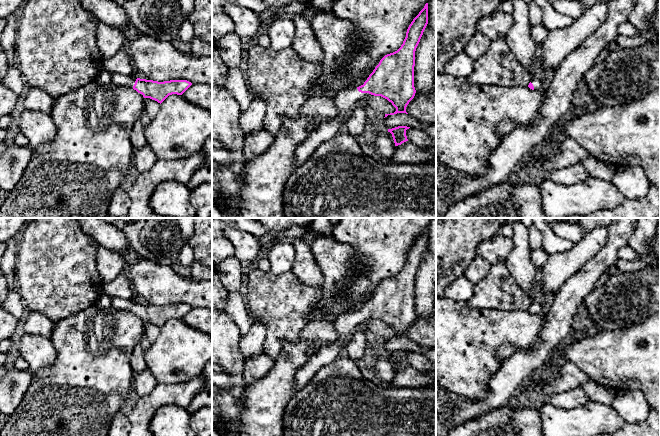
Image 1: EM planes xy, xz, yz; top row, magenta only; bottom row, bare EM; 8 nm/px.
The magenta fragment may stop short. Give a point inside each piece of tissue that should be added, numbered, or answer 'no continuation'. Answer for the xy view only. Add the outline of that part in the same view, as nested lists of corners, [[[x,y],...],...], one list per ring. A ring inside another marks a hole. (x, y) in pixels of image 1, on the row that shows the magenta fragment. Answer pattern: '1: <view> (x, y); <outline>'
1: xy (118, 79); [[[111,73],[112,83],[119,86],[126,86],[133,88],[137,78],[134,78],[132,75],[122,75],[118,73]]]

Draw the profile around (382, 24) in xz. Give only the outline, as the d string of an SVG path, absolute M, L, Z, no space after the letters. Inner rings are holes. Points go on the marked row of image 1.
M336 0L333 3L333 15L351 22L360 35L357 43L368 45L368 55L372 60L367 71L367 75L370 75L385 55L401 47L409 25L428 2L429 0Z

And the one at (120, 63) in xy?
M122 47L114 56L104 58L103 70L109 73L132 75L134 66L125 47Z

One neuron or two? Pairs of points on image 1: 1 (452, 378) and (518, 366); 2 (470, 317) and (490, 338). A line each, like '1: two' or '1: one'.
1: two
2: one

